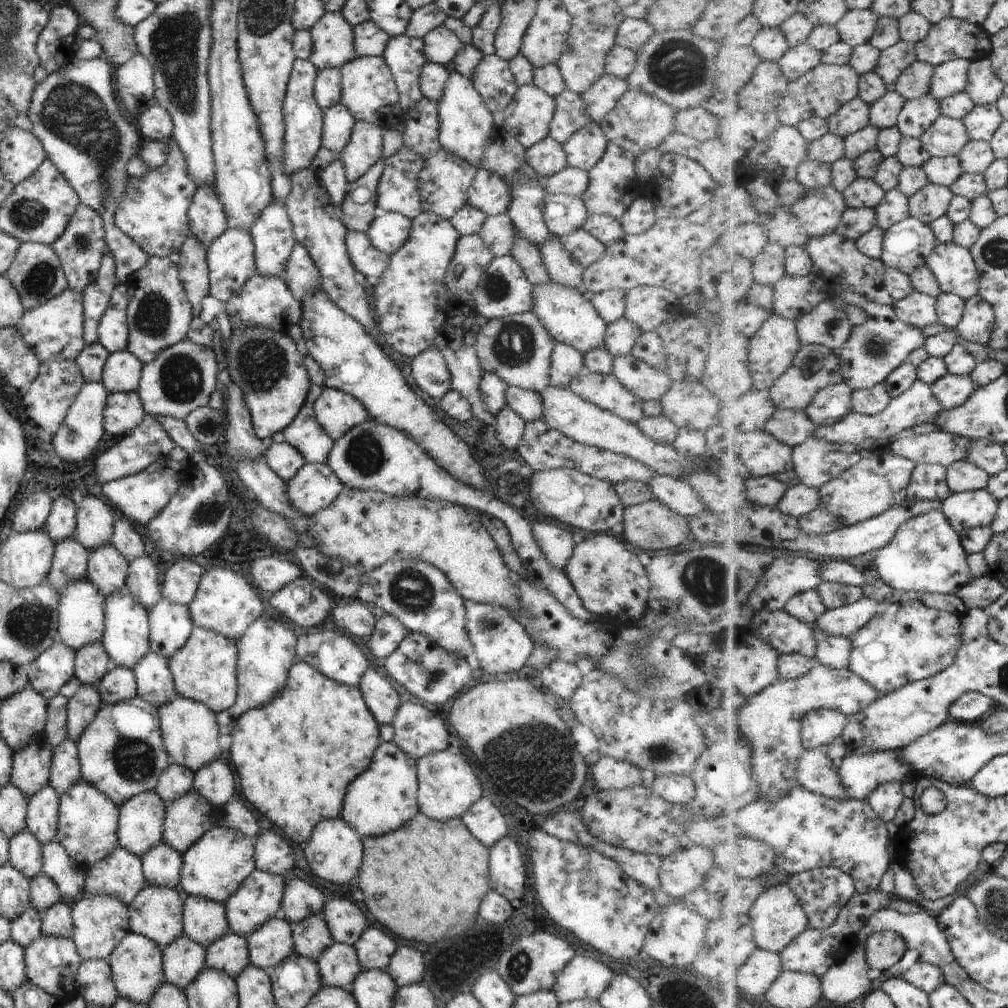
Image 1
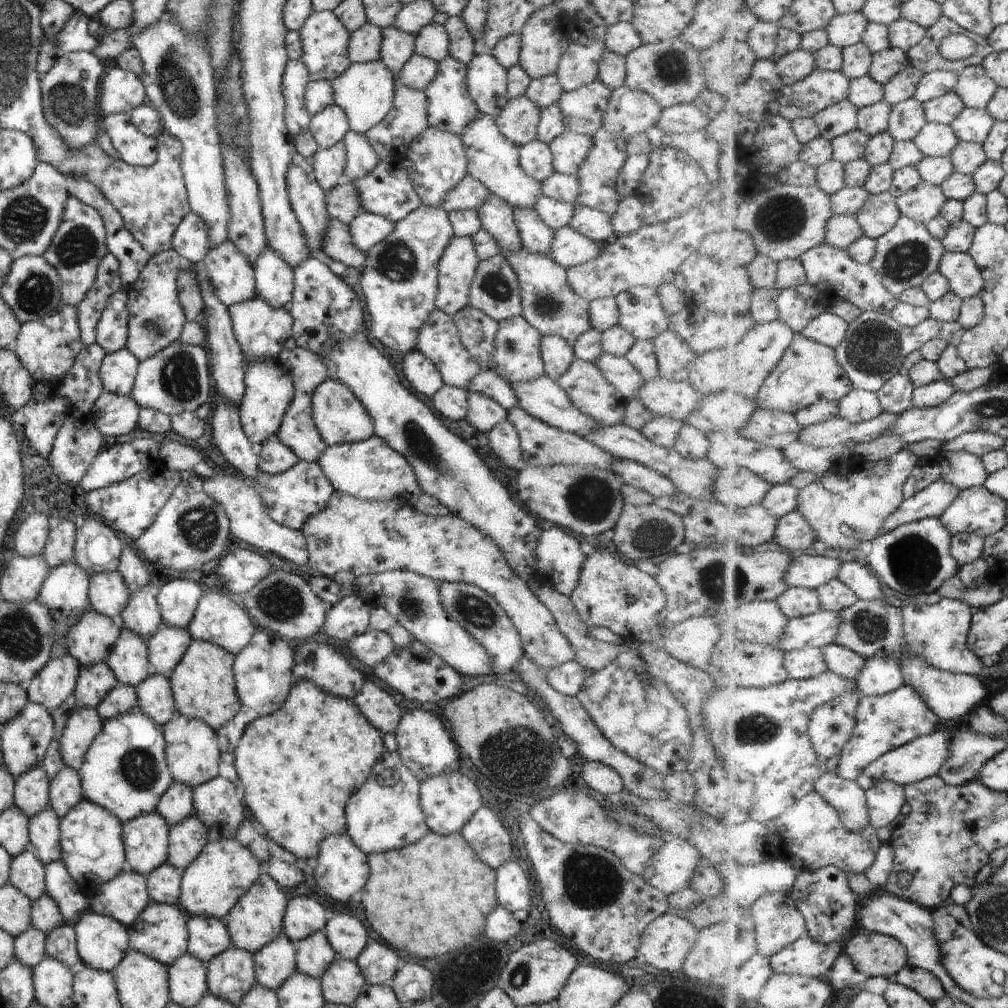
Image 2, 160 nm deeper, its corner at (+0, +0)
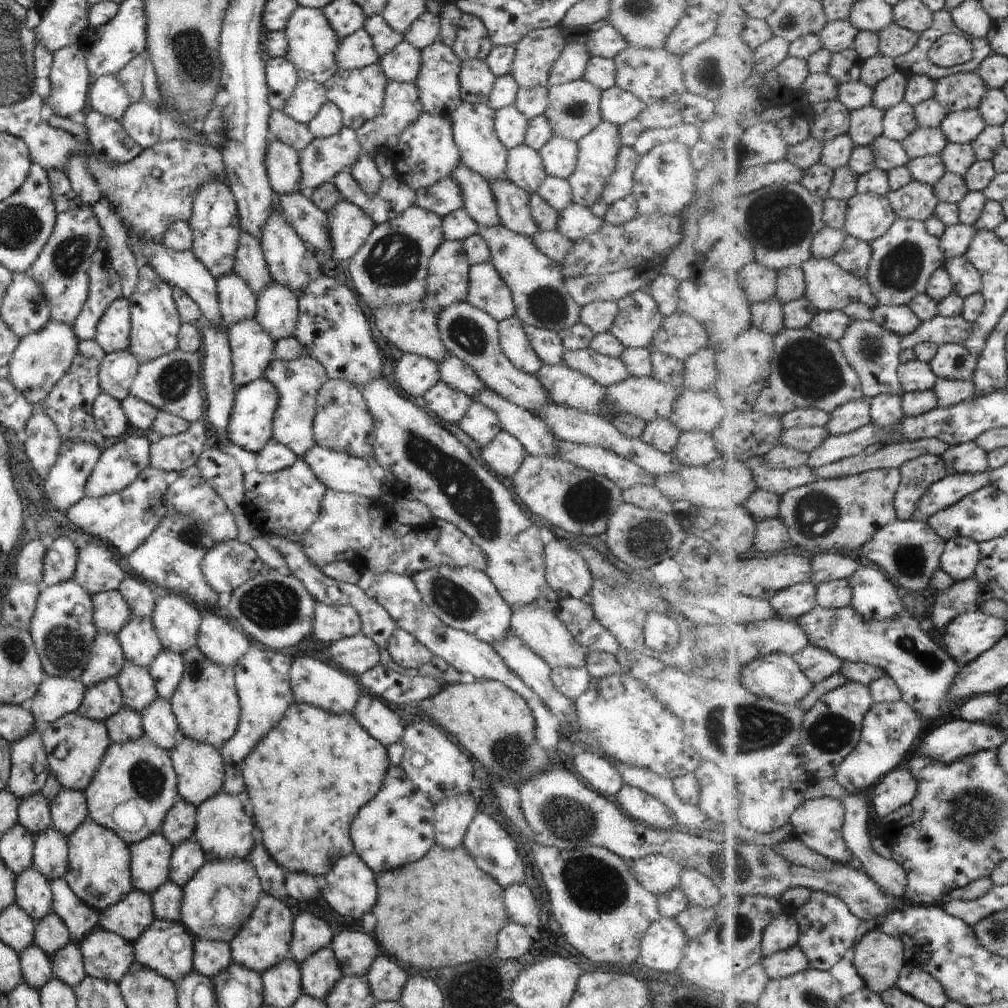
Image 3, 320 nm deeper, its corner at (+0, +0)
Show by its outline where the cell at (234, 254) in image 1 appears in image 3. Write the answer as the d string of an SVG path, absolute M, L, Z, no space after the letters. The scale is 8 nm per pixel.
M233 272L215 279L216 297L222 324L229 328L243 319L253 319L256 296Z

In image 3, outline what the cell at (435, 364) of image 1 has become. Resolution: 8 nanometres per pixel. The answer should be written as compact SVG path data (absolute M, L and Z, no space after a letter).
M403 353L392 371L397 386L415 398L421 398L431 385L439 381L436 362L413 353Z

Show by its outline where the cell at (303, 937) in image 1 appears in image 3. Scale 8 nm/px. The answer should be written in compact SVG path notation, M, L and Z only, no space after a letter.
M327 946L310 954L298 964L302 992L311 998L323 1001L342 977L338 964Z

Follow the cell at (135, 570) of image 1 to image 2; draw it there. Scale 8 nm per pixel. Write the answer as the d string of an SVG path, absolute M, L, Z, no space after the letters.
M145 584L135 592L128 592L127 603L120 616L123 628L147 641L161 620L153 587Z

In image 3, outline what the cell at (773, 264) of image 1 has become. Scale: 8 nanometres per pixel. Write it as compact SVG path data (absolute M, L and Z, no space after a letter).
M756 260L737 272L738 282L753 303L764 303L776 298L779 272Z

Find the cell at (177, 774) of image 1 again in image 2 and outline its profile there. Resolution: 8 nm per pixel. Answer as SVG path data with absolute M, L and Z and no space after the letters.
M171 782L155 804L156 812L163 818L167 827L193 815L192 789L179 782Z

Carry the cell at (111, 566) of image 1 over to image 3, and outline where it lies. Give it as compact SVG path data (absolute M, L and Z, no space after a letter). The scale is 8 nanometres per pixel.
M105 591L91 595L92 621L95 628L115 638L120 628L126 625L132 616L131 609L117 591Z

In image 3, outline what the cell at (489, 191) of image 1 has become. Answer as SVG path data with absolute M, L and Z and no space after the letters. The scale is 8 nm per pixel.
M449 177L436 180L431 186L418 188L414 192L414 205L428 210L438 217L462 208L462 196L455 181Z

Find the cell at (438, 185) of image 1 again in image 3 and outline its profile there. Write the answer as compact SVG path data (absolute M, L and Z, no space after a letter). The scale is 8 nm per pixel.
M421 111L397 137L397 142L390 148L393 152L393 168L397 177L410 189L417 190L431 186L448 174L460 162L458 148L452 139L452 128L448 117L442 117Z

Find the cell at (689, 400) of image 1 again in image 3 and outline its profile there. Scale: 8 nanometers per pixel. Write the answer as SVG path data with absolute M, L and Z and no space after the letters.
M625 377L620 383L615 383L606 387L606 397L604 402L598 404L598 411L595 415L610 422L613 416L619 413L635 415L641 420L654 421L658 418L669 418L671 405L682 388L676 389L663 384L651 377Z

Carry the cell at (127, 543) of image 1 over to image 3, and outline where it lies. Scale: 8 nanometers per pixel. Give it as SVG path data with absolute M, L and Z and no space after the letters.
M127 572L117 587L117 592L123 597L131 609L132 616L149 619L155 606L155 594L139 577Z

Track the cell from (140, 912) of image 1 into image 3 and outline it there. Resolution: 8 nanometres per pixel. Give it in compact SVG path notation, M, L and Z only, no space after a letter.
M153 919L131 946L135 961L175 984L181 977L187 976L192 971L194 941L193 935L179 922Z

